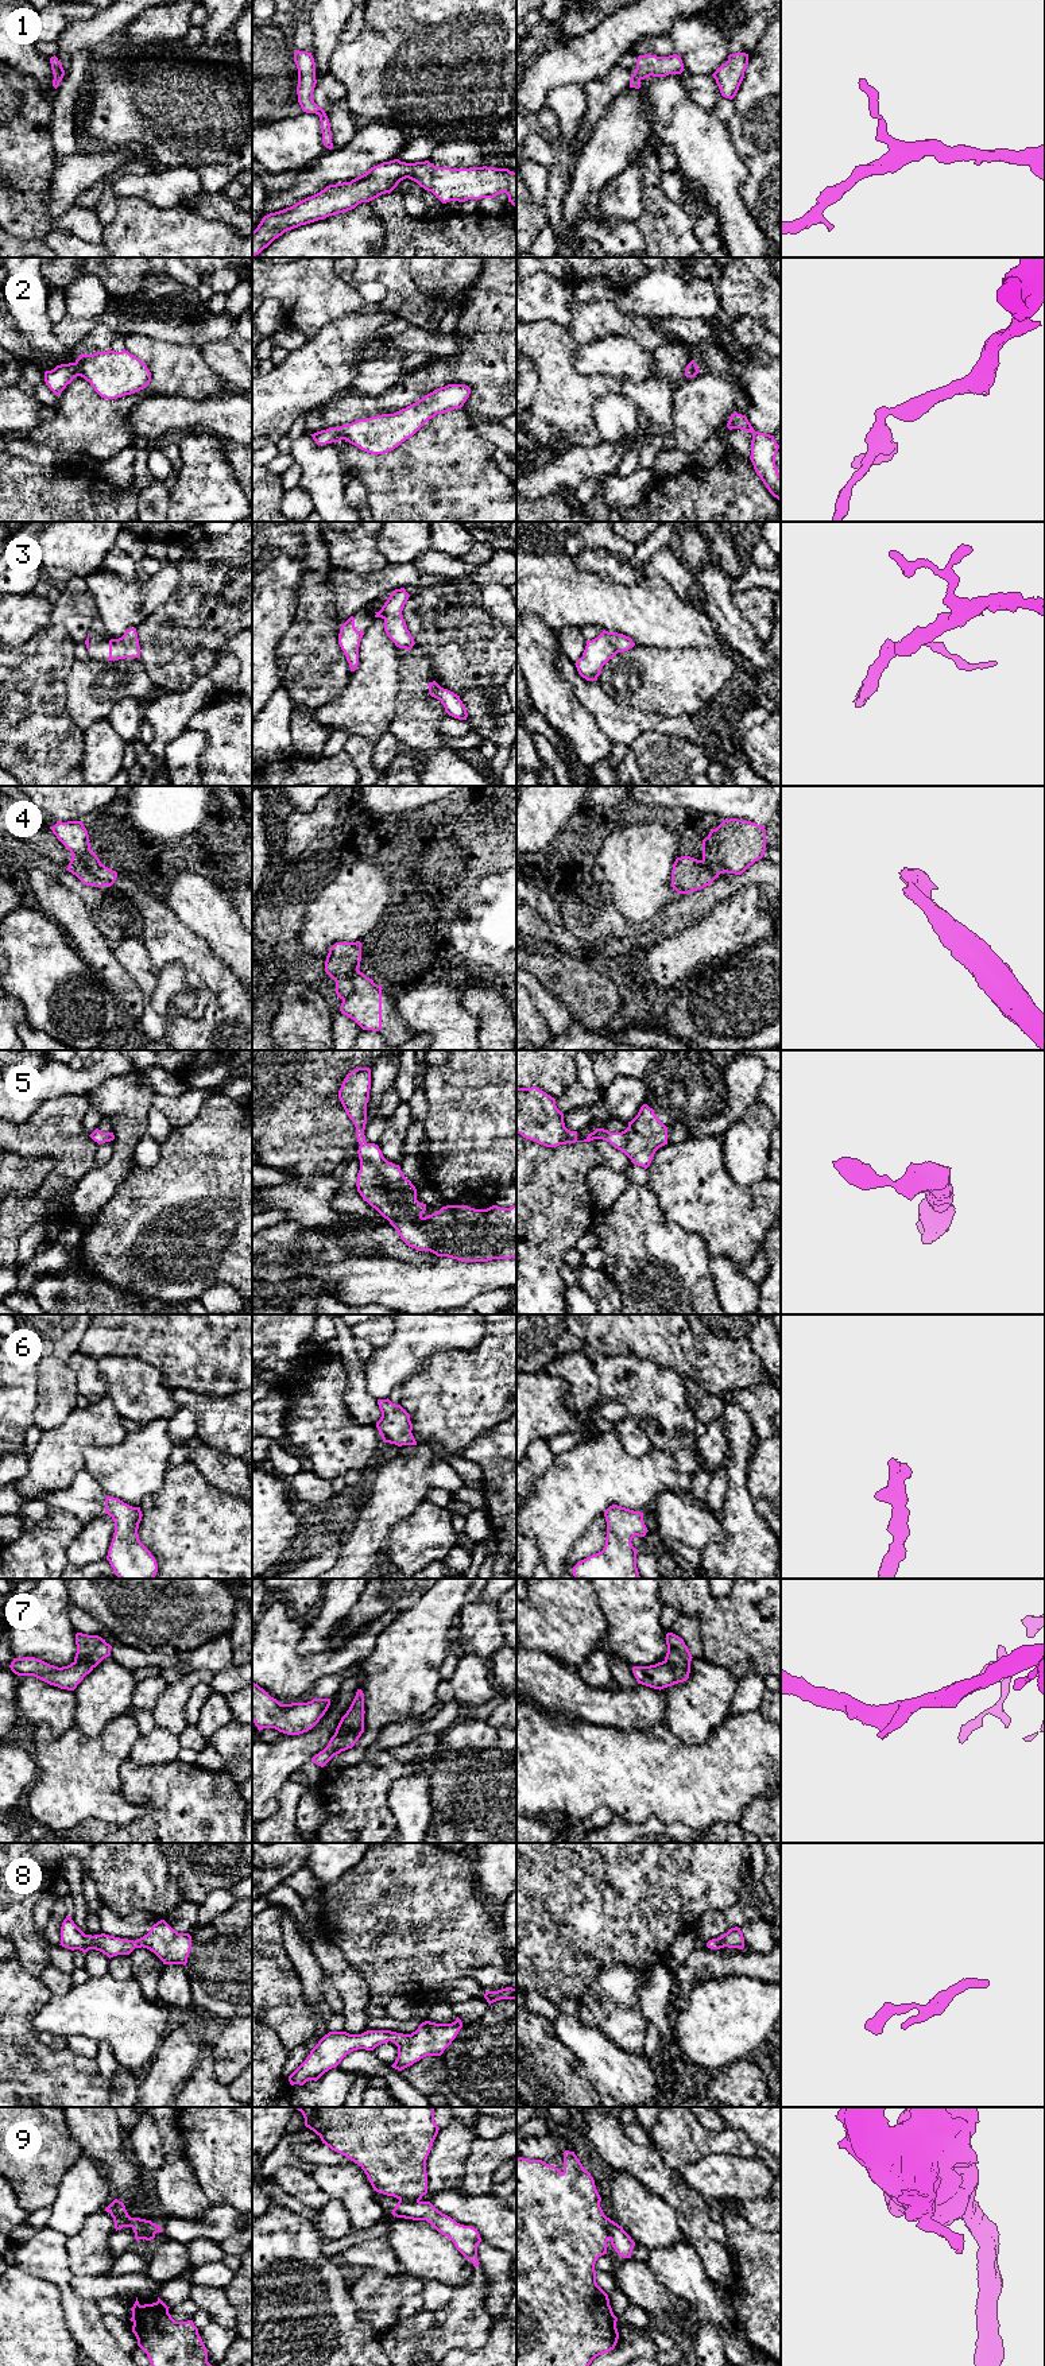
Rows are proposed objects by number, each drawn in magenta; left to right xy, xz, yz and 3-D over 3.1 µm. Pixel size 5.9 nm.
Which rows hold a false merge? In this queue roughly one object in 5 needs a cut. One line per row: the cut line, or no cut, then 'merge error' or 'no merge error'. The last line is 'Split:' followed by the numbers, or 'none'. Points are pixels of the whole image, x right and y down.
1: no cut | no merge error
2: no cut | no merge error
3: no cut | no merge error
4: xy (73, 855), (82, 859), (105, 885) | merge error
5: no cut | no merge error
6: no cut | no merge error
7: no cut | no merge error
8: no cut | no merge error
9: xy (151, 2222), (138, 2222), (132, 2227) | merge error
Split: 4, 9

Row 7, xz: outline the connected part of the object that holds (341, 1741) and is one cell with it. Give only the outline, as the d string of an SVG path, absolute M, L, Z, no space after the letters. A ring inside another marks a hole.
M357 1689L349 1709L341 1718L328 1746L316 1754L311 1761L324 1767L334 1755L352 1749L364 1732L364 1713L364 1693Z

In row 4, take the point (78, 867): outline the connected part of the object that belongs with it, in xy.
M71 856L71 860L66 868L76 875L84 884L104 887L105 884L97 878L97 875L89 868L85 860Z

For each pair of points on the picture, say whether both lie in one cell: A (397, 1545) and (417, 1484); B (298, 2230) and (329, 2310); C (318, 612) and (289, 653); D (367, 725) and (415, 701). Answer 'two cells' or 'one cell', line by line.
A: two cells
B: one cell
C: one cell
D: two cells

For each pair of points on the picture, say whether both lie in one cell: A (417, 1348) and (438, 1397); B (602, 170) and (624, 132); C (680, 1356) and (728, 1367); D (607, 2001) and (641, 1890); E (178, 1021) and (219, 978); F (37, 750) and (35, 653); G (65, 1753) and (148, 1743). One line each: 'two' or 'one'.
A: two
B: one
C: one
D: two
E: one
F: one
G: two

